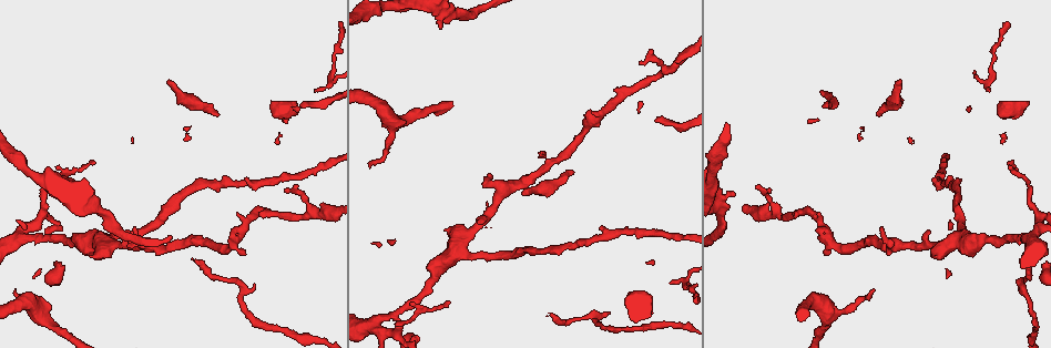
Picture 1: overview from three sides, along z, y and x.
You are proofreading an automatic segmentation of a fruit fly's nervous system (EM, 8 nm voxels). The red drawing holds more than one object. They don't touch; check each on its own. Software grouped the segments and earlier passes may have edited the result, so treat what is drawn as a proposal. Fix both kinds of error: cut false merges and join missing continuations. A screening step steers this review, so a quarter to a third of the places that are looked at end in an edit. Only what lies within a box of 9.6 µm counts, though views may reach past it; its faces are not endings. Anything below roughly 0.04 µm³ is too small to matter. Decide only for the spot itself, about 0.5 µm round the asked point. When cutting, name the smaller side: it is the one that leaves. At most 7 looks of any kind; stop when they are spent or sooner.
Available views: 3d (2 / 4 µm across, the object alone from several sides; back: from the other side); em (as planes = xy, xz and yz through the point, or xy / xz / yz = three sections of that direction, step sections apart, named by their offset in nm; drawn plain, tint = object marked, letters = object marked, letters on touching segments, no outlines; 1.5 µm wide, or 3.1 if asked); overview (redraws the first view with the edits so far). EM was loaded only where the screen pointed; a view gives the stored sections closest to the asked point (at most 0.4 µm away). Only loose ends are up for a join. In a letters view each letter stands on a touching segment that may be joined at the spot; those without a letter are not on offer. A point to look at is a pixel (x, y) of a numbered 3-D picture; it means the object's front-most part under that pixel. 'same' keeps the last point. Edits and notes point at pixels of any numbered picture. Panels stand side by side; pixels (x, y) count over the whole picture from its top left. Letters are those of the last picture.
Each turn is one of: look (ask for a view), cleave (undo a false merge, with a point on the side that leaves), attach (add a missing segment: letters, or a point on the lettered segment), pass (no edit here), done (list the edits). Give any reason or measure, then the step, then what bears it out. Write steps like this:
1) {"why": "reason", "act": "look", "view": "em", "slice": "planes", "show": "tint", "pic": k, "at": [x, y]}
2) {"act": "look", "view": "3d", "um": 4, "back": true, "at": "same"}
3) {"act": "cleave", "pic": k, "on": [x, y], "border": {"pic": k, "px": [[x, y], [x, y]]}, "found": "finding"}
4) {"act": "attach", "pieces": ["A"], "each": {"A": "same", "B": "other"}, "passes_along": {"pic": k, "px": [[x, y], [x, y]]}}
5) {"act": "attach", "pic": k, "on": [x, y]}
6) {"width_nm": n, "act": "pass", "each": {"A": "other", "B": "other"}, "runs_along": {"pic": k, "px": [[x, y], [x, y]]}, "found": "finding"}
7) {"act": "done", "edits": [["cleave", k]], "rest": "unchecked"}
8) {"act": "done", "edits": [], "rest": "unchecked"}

{"why": "branch stops here", "act": "look", "view": "em", "slice": "planes", "show": "letters", "pic": 1, "at": [477, 223]}

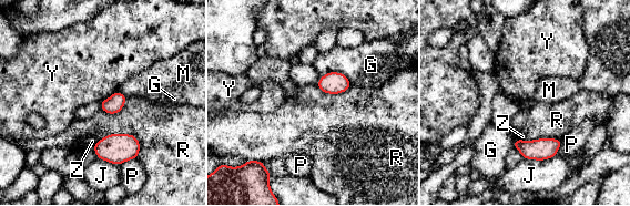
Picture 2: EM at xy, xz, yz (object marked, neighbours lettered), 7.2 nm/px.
{"longest_contact_nm": ["R", 280], "act": "pass", "each": {"G": "other", "J": "other", "M": "other", "P": "other", "R": "other", "Y": "other", "Z": "other"}, "found": "none of them fits"}

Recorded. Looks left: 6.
{"why": "calibre changes", "act": "look", "view": "em", "slice": "planes", "show": "letters", "pic": 1, "at": [372, 325]}

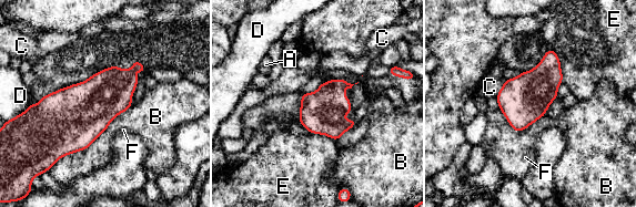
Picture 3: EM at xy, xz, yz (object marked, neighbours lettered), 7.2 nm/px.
{"act": "pass", "each": {"A": "other", "B": "other", "C": "other", "D": "other", "E": "other", "F": "other"}, "found": "all the same neuron"}

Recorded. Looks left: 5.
{"why": "an open end", "act": "look", "view": "3d", "um": 2, "back": true, "pic": 1, "at": [414, 301]}

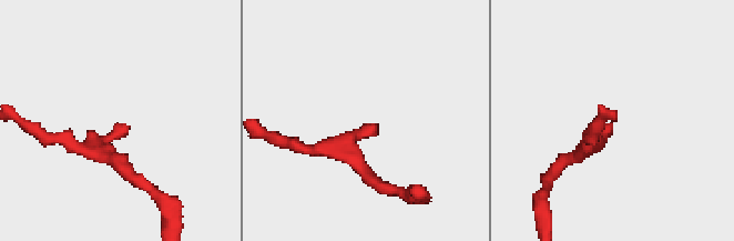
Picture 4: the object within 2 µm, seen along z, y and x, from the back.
{"act": "look", "view": "em", "slice": "xz", "step": 8, "show": "letters", "pic": 4, "at": [119, 125]}

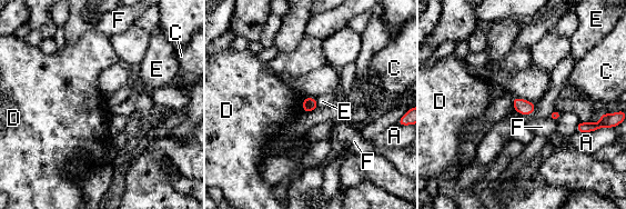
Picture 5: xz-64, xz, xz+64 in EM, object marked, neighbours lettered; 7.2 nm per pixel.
{"why": "cut it another way", "act": "look", "view": "em", "slice": "planes", "show": "letters", "at": "same"}

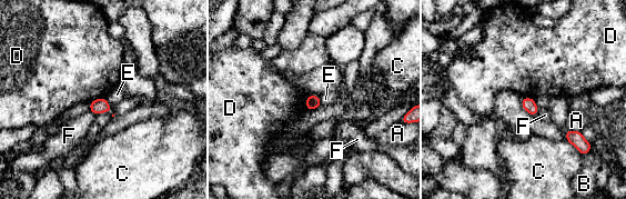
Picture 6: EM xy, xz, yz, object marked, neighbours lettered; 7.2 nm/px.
{"width_nm": 100, "act": "pass", "each": {"A": "other", "B": "other", "C": "other", "D": "other", "E": "other", "F": "other"}, "border": {"pic": 6, "px": [[104, 97], [89, 102]]}, "found": "none of them fits"}

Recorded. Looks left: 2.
{"act": "done", "edits": [], "rest": "unchecked"}

